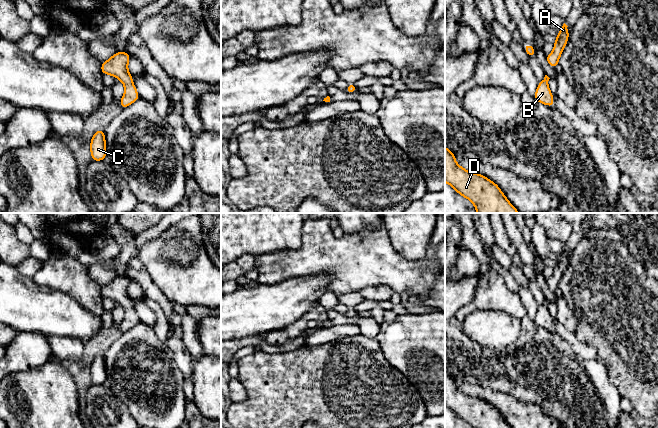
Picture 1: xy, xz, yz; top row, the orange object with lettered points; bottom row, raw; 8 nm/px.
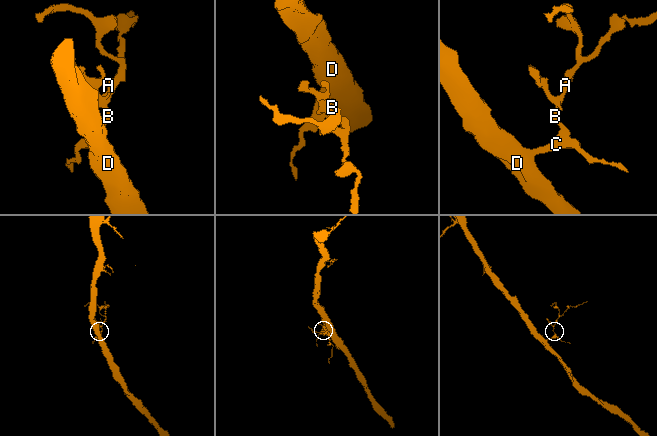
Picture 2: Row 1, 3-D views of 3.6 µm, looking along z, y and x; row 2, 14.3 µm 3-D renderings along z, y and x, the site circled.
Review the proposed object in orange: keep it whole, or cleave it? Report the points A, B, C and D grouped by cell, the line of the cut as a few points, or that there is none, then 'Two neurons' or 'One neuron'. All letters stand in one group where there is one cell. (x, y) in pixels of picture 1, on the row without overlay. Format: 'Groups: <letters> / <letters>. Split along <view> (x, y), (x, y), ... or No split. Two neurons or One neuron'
Groups: A B C D. No split. One neuron

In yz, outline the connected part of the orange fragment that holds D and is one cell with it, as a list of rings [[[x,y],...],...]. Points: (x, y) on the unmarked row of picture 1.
[[[445,370],[445,406],[473,428],[511,428],[497,408],[459,390]]]

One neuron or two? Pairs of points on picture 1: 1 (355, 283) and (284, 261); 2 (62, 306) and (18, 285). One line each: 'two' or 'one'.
1: one
2: one

